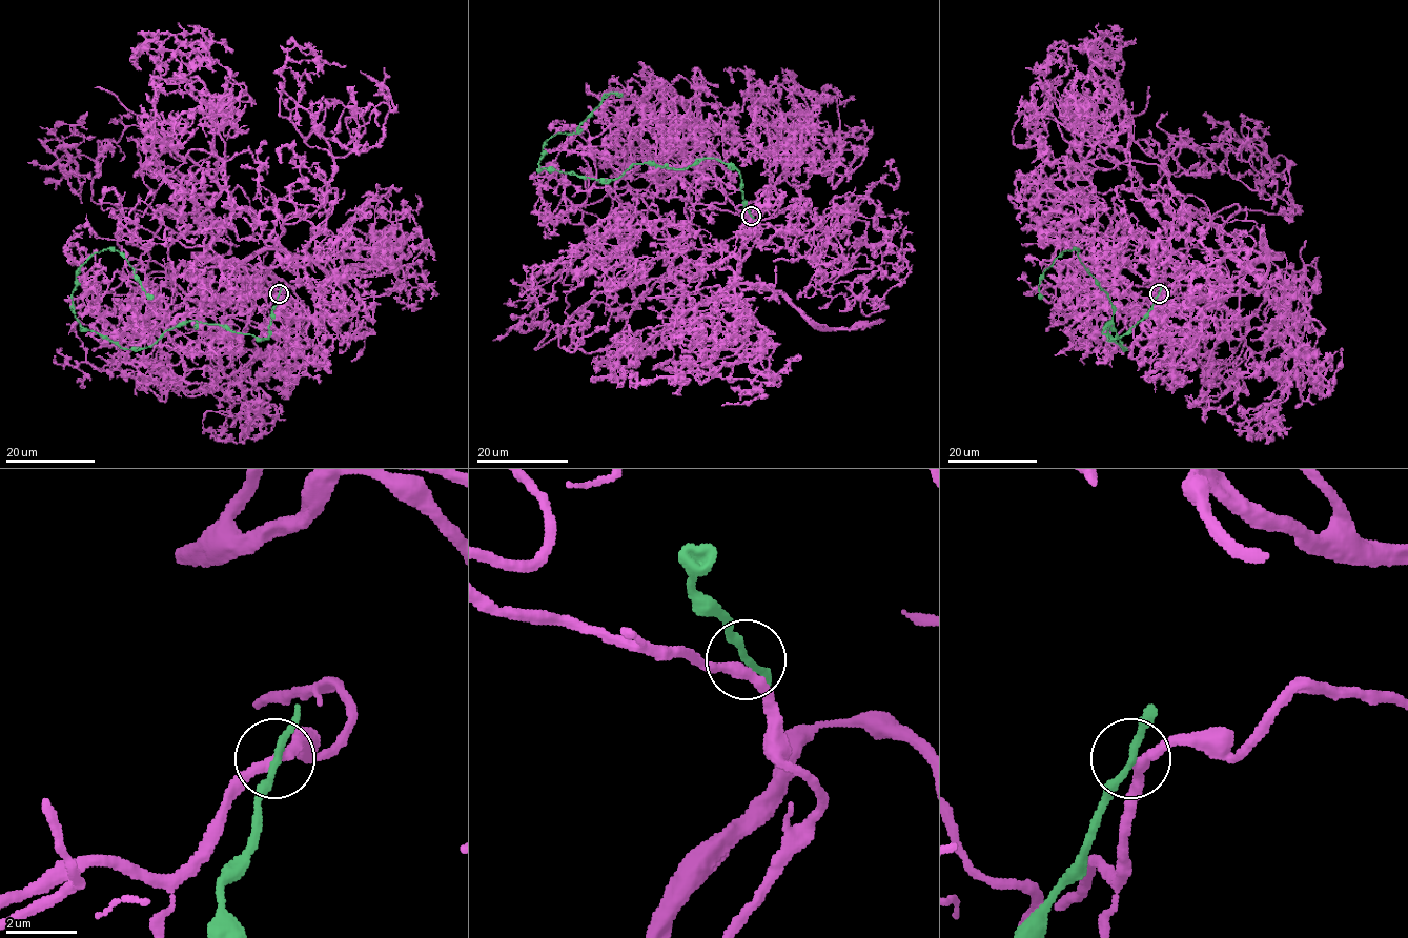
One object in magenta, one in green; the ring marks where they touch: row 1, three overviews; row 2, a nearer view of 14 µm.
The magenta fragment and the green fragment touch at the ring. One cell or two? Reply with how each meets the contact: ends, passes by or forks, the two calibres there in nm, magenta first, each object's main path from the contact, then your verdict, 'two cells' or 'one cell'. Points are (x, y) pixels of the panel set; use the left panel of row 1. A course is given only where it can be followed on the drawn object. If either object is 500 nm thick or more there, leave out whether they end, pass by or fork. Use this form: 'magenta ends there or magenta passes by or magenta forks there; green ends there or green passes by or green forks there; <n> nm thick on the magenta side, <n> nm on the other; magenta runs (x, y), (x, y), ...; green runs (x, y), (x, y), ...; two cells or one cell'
magenta passes by; green passes by; 280 nm thick on the magenta side, 190 nm on the other; magenta runs (279, 293), (165, 204), (141, 256), (146, 311), (121, 212), (101, 207), (107, 189), (121, 203); green runs (279, 293), (269, 337), (188, 320), (123, 349), (81, 326), (72, 294), (77, 271), (108, 249), (154, 298); two cells

